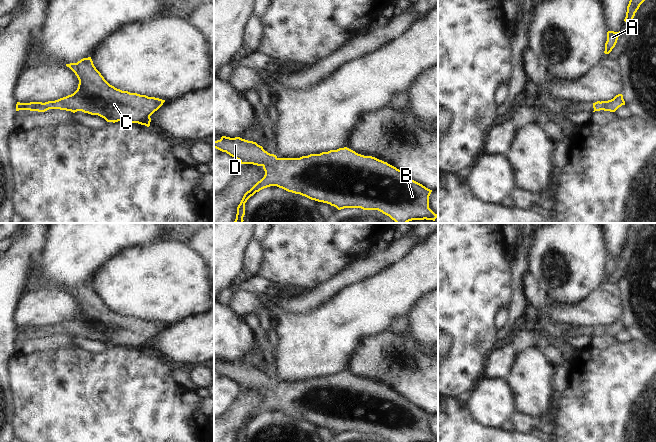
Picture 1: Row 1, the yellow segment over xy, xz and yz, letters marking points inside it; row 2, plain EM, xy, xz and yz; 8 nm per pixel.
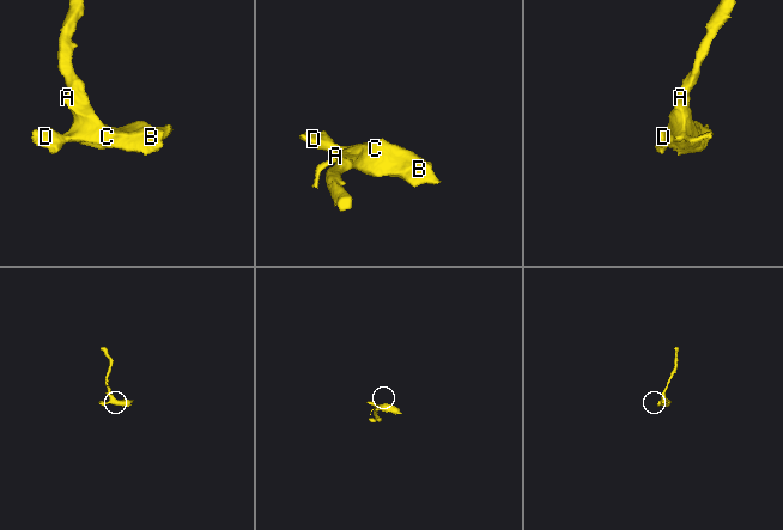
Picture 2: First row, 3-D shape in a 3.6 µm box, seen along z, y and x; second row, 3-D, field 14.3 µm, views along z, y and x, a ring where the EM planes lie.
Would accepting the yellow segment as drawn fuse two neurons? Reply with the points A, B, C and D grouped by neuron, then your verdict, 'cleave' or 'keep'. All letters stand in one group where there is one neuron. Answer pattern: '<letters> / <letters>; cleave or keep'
A B C D; keep

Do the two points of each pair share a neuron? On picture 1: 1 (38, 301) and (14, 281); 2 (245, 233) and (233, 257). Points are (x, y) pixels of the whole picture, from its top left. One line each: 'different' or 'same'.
1: different
2: same

